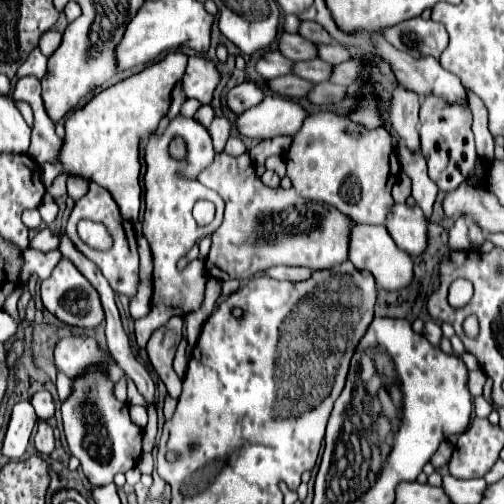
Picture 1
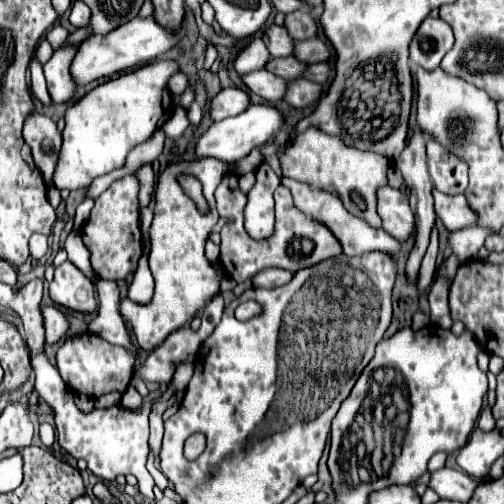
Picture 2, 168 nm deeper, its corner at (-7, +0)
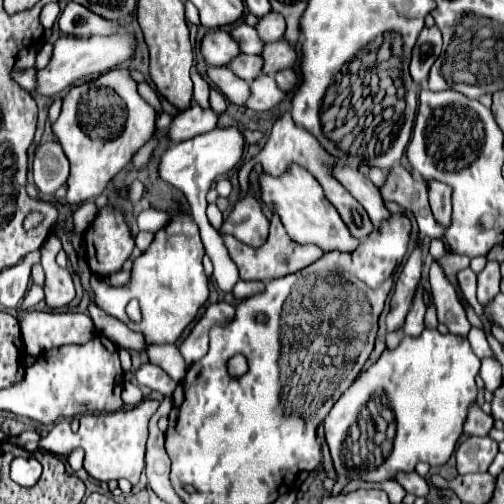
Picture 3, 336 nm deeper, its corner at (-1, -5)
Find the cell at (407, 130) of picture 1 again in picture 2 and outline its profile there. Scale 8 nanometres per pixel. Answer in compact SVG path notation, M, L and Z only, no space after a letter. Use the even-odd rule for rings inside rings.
M416 132L410 138L410 144L404 148L404 152L394 162L394 166L402 172L404 184L410 190L410 206L412 206L412 212L414 212L414 218L416 218L416 242L414 242L414 248L412 248L412 252L408 256L408 262L406 262L408 282L416 282L418 270L420 270L420 262L422 262L422 258L426 254L426 248L428 248L428 242L430 242L430 234L432 234L432 228L434 228L434 222L436 222L436 216L434 216L434 210L432 210L432 194L430 194L432 182L428 178L428 168L426 168L426 138L420 132Z

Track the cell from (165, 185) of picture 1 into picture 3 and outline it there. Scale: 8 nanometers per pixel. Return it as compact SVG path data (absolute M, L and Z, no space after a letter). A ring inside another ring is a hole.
M186 213L172 215L170 223L156 231L150 247L134 259L132 281L128 287L114 289L98 275L92 275L92 289L96 295L96 305L108 315L126 323L132 331L146 337L148 343L176 343L182 331L192 323L202 303L208 299L208 277L202 269L204 247L200 241L198 225ZM130 299L138 299L142 321L134 323L126 315L126 305Z

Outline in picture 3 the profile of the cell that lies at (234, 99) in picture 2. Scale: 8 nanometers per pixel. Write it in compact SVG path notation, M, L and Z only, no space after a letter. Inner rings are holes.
M194 105L194 107L190 107L174 117L172 127L168 131L168 137L174 143L192 139L200 133L214 129L218 125L218 119L220 119L220 115L214 109L202 109L202 107Z

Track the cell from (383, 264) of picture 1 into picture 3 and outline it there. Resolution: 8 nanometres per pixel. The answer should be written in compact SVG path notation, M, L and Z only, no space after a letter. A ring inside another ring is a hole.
M294 165L280 177L270 177L264 173L260 175L258 183L262 189L262 203L268 207L268 211L276 211L280 215L290 239L296 243L314 243L322 251L354 251L354 247L358 247L360 239L350 235L346 223L342 223L342 217L326 199L320 183L308 171Z

